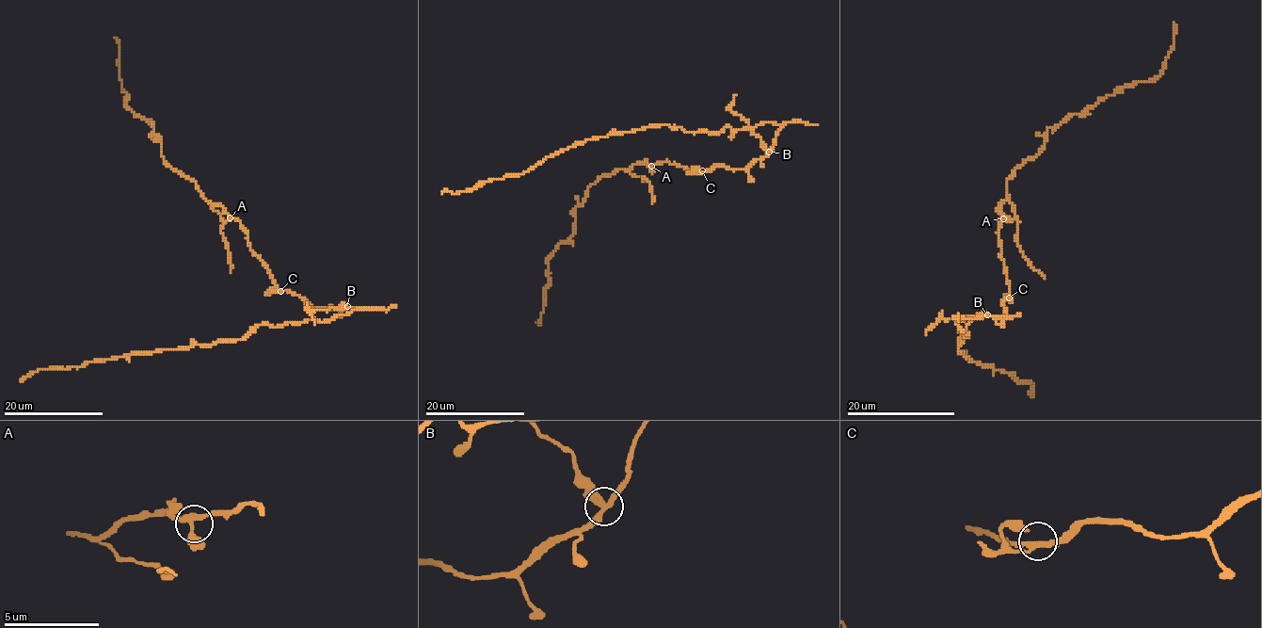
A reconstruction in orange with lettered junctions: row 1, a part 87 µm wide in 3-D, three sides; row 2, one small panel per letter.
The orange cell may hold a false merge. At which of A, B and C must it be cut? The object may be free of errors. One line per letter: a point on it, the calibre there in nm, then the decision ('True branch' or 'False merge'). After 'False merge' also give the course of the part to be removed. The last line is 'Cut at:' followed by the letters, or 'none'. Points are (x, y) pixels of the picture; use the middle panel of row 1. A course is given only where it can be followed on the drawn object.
A: Place: (651, 166). Thickness 280 nm. True branch
B: Place: (769, 152). Thickness 280 nm. False merge. Course of the part to remove: (769, 151), (749, 129), (748, 122), (730, 109), (735, 94)
C: Place: (702, 170). Thickness 240 nm. True branch
Cut at: B

